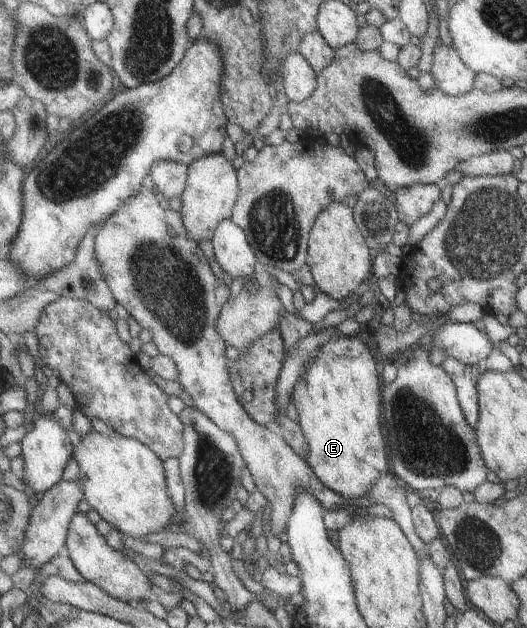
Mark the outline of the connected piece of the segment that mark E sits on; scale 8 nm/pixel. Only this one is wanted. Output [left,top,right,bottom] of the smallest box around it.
[292,336,391,499]

